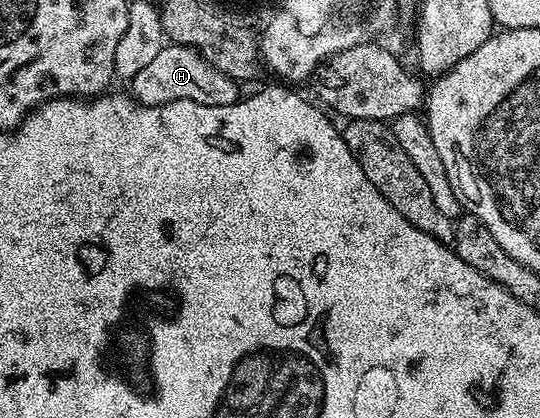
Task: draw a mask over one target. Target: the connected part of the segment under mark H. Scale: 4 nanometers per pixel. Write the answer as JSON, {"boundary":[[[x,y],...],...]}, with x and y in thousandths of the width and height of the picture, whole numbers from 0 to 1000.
{"boundary":[[[319,103],[307,105],[274,160],[265,160],[257,179],[243,187],[243,203],[243,230],[257,251],[307,251],[331,237],[354,237],[391,256],[413,256],[443,239],[437,191],[391,160],[391,151],[383,151],[383,141],[376,141],[361,120]]]}

